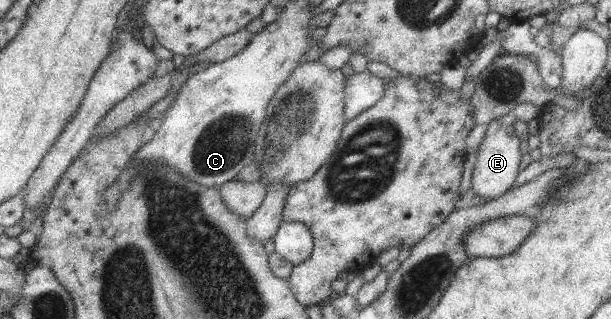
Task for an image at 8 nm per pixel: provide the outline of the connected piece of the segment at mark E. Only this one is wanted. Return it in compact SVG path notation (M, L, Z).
M512 112L505 113L486 124L486 131L480 140L476 151L476 162L471 174L471 189L476 196L483 199L497 198L507 189L512 188L514 178L518 175L518 163L520 163L519 139L514 134L512 124L516 121Z

